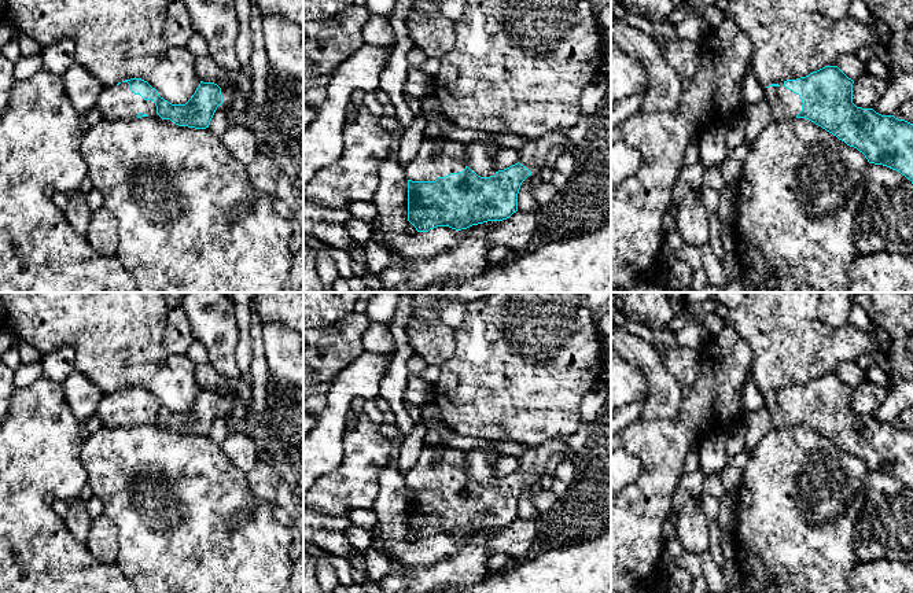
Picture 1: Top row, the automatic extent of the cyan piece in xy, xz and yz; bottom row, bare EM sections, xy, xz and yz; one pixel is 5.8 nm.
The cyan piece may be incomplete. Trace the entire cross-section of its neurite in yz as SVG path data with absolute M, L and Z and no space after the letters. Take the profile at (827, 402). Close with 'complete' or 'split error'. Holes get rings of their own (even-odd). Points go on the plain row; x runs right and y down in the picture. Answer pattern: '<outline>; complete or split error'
M837 373L765 395L774 428L806 426L857 456L869 471L899 479L913 491L913 431L853 410L853 391Z; split error

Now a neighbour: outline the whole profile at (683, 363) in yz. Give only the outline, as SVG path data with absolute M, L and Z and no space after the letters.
M685 346L667 347L659 357L681 387L693 386L700 369L700 357L696 350Z

